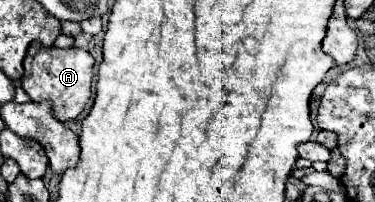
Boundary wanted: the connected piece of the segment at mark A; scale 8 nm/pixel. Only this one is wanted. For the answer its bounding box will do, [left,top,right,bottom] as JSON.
[22,42,94,122]

